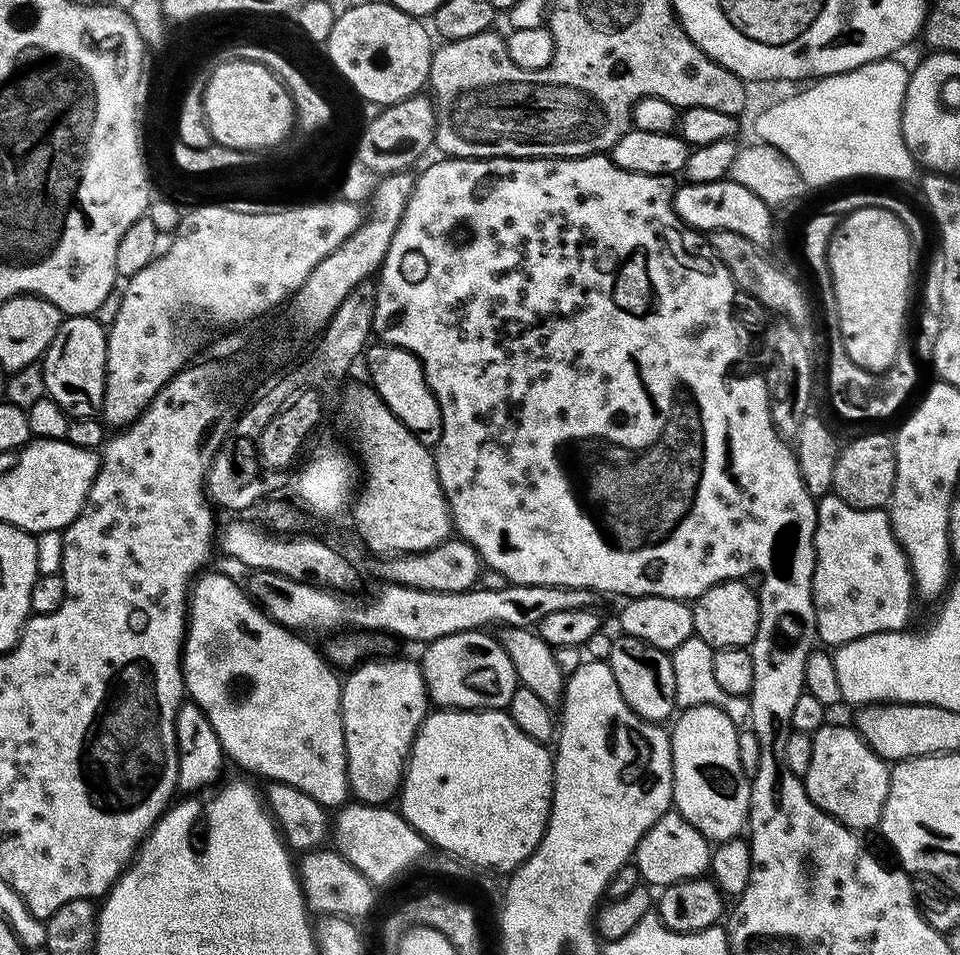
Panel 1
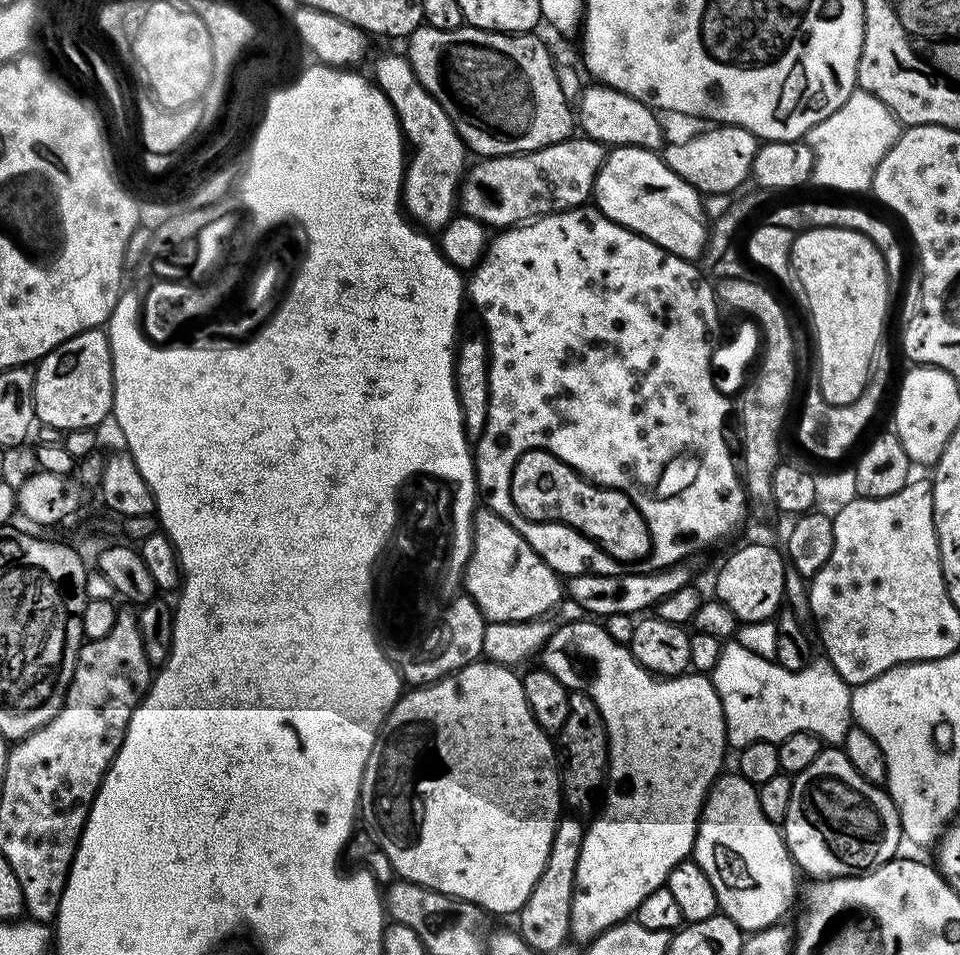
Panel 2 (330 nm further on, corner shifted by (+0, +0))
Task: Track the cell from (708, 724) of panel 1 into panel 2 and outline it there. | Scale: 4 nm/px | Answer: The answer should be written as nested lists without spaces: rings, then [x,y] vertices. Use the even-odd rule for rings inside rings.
[[[739,774],[726,776],[717,779],[704,801],[700,823],[696,825],[692,856],[716,893],[723,915],[744,926],[763,916],[768,922],[779,921],[776,919],[788,908],[788,892],[776,885],[776,876],[794,872],[791,859],[784,857],[784,837],[781,829],[762,814],[754,785]]]

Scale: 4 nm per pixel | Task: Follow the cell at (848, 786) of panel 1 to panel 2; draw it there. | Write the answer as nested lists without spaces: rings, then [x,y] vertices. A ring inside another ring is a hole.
[[[825,747],[806,766],[806,770],[795,773],[790,794],[790,810],[782,825],[782,835],[787,855],[793,865],[800,868],[808,878],[831,878],[834,876],[858,876],[870,872],[893,859],[902,845],[900,812],[883,787],[871,784],[850,762],[850,758],[839,747]]]

